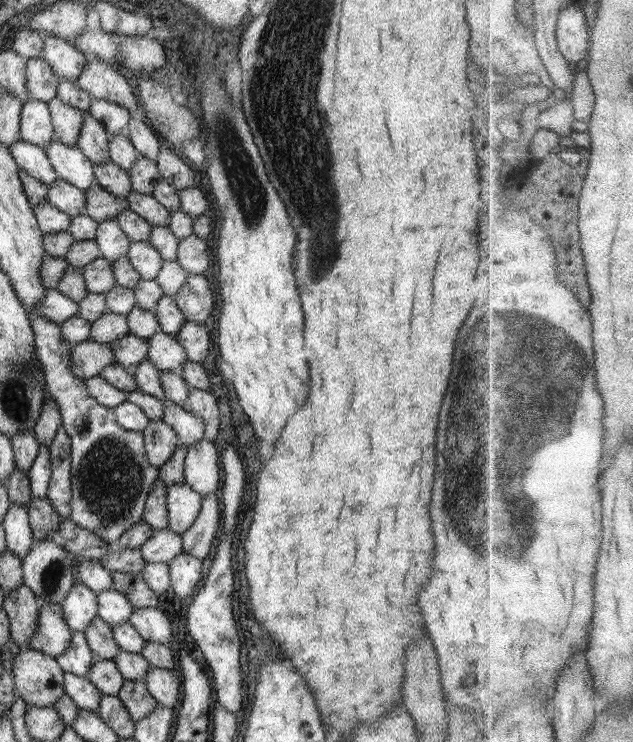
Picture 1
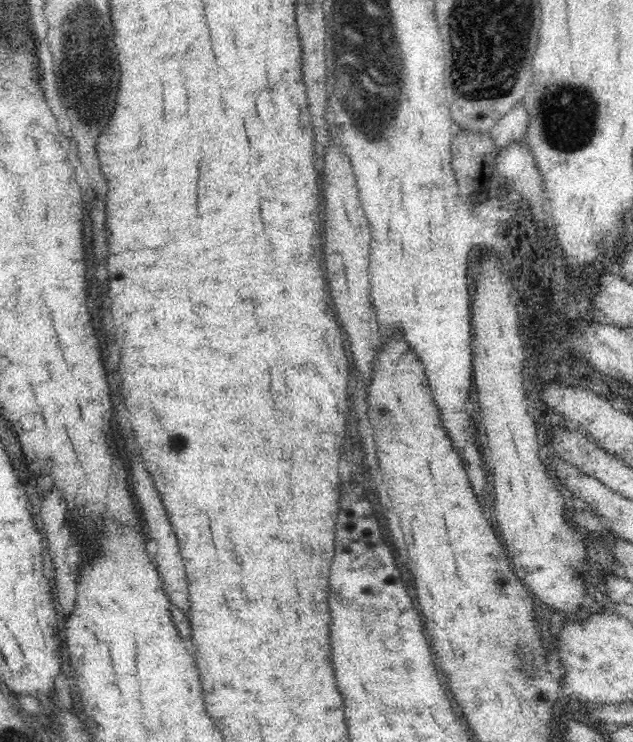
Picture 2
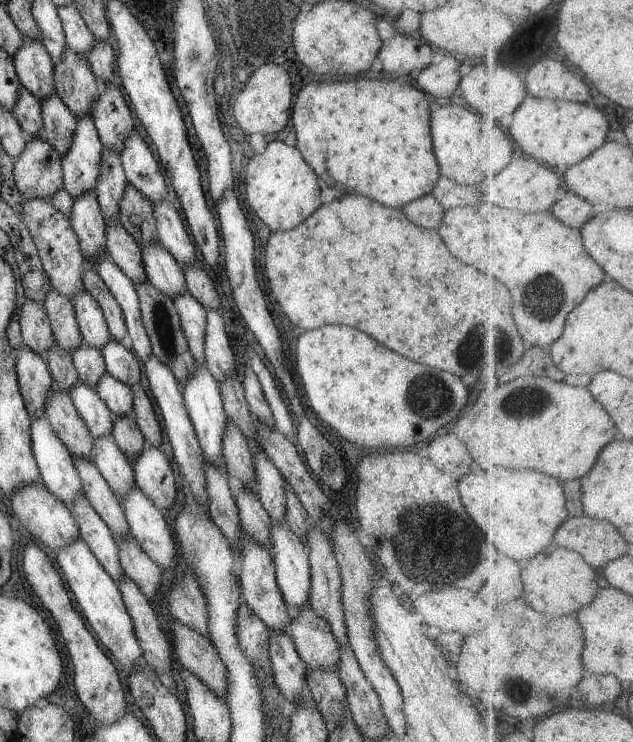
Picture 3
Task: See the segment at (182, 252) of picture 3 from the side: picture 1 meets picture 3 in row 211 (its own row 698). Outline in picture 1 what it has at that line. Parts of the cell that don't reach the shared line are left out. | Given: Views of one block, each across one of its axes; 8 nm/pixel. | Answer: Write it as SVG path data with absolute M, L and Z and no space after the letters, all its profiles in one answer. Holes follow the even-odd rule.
M150 667L146 675L145 683L148 692L158 705L173 708L180 694L178 677L174 676L174 670Z

